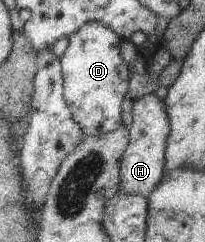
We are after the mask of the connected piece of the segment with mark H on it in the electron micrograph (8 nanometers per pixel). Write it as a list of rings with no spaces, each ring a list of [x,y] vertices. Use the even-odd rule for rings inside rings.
[[[146,92],[132,102],[129,142],[120,160],[120,183],[123,193],[149,198],[165,174],[165,149],[170,129],[162,94]]]

